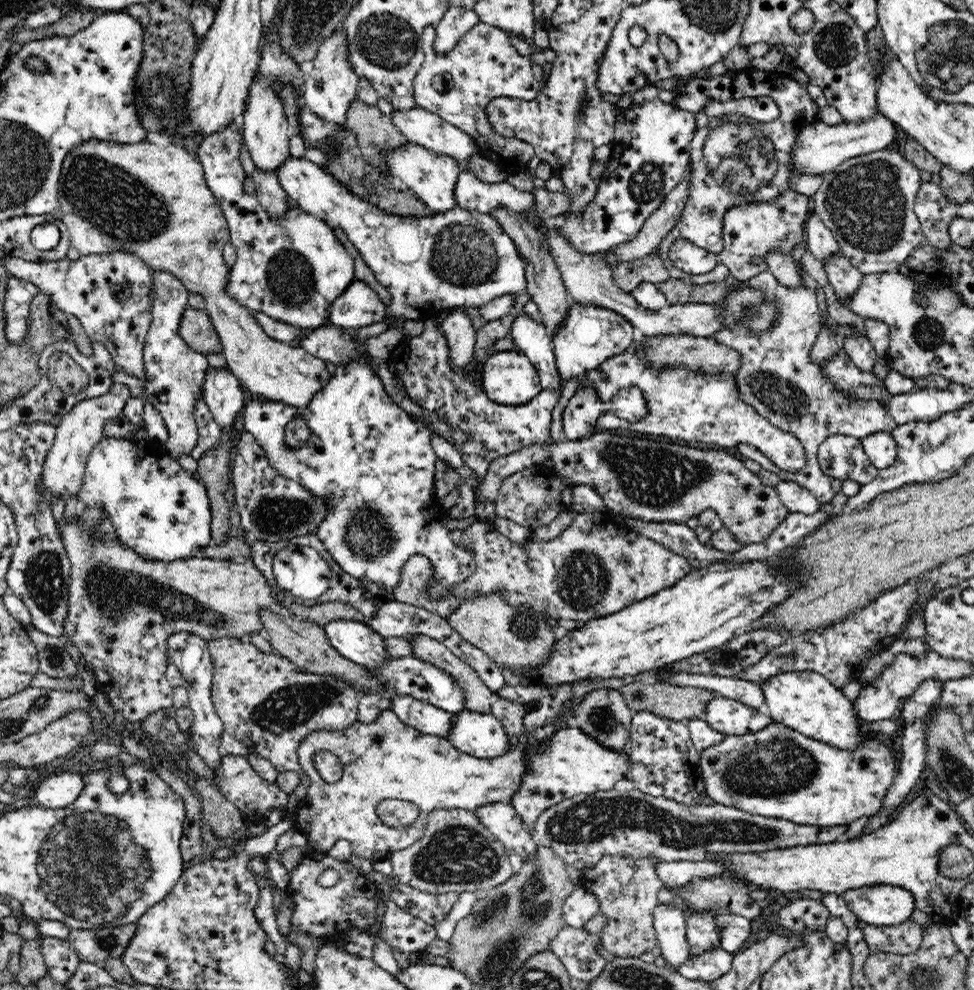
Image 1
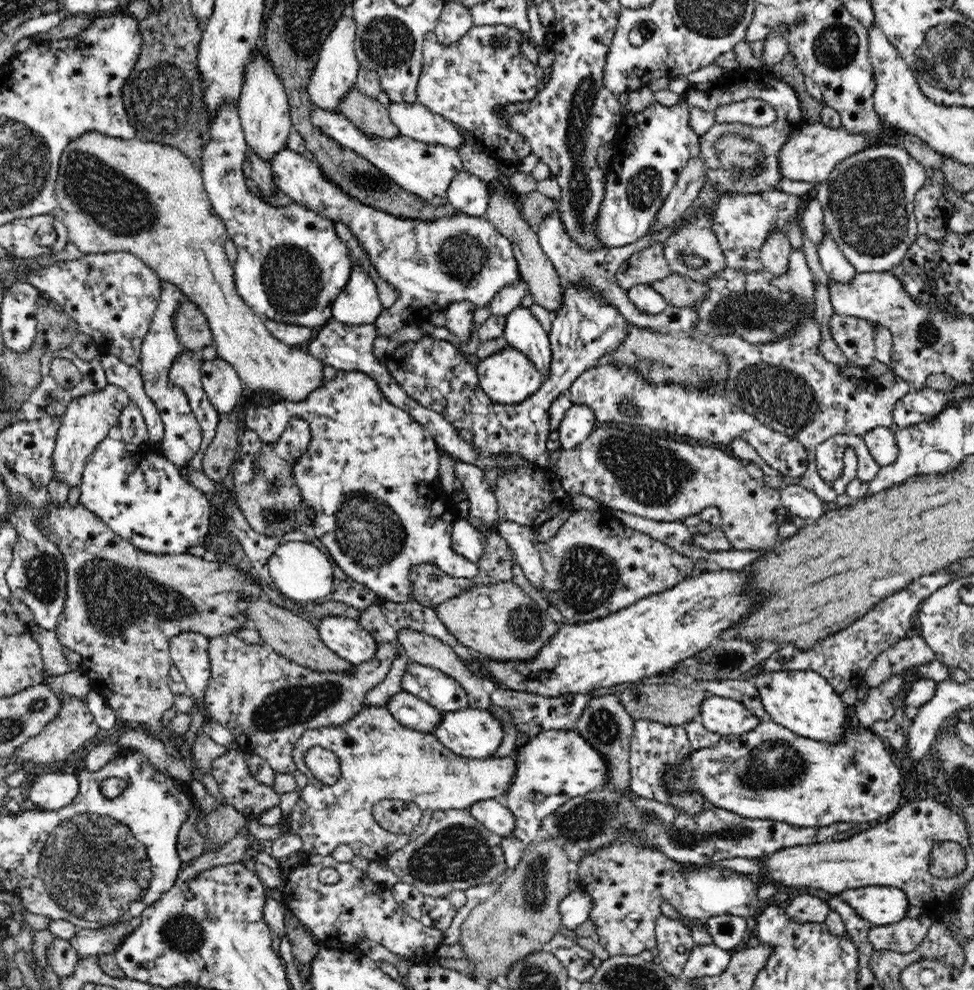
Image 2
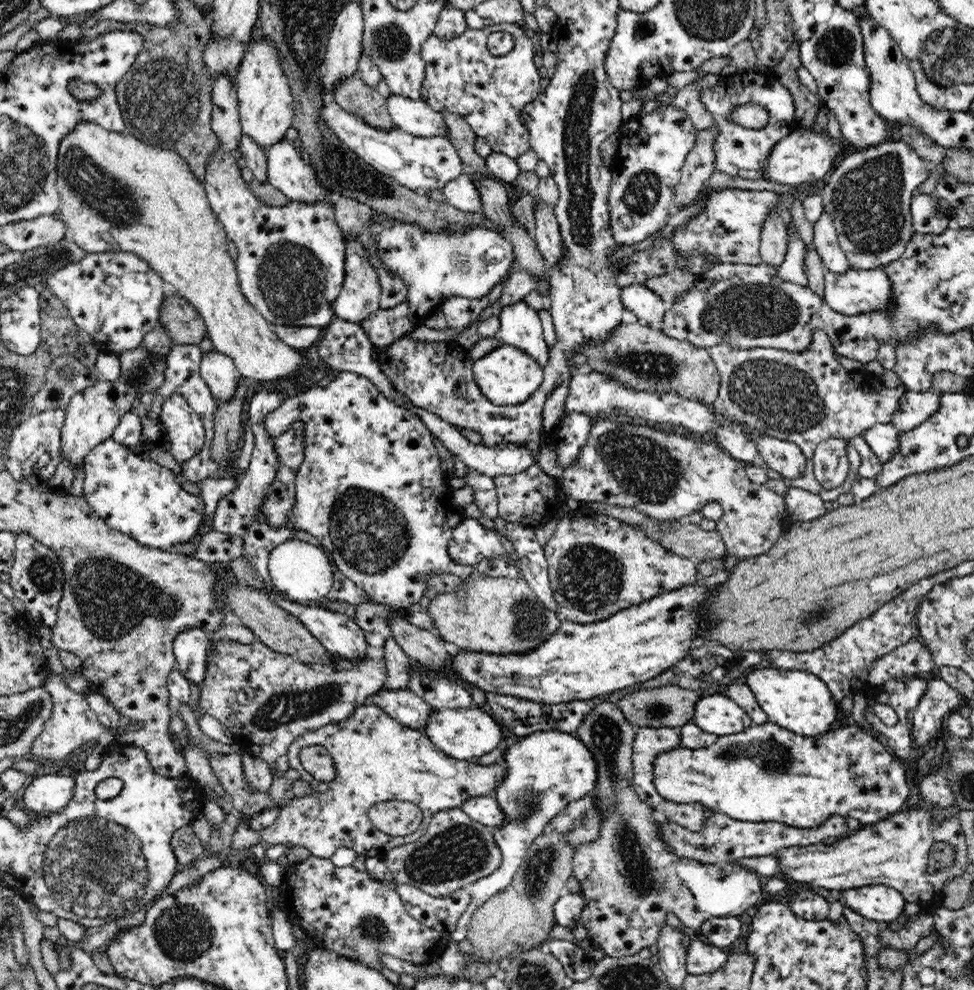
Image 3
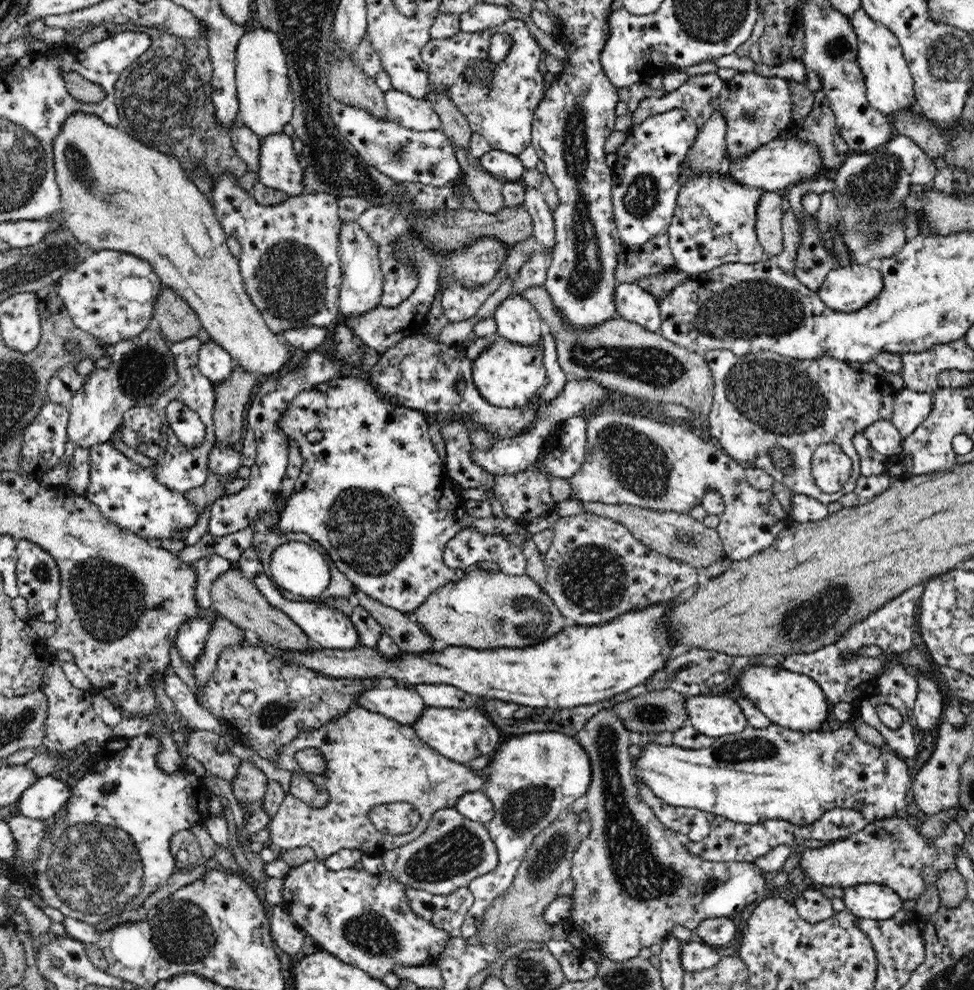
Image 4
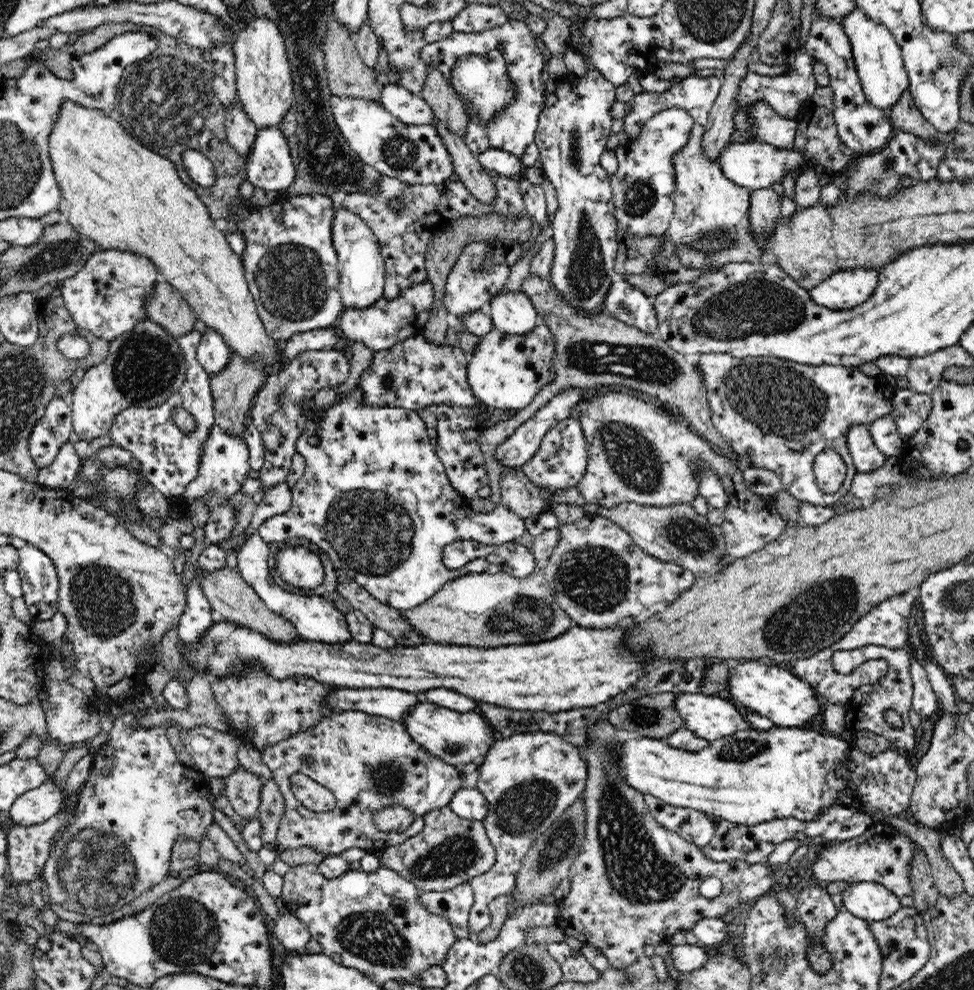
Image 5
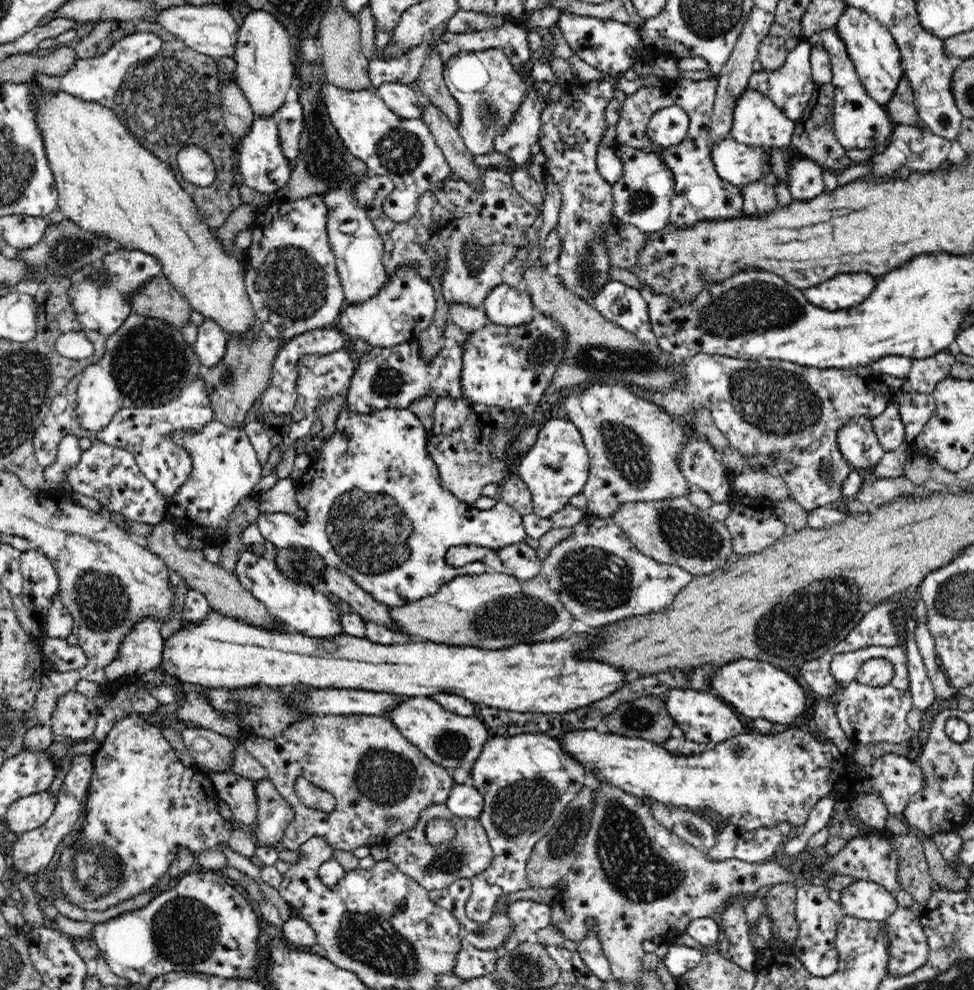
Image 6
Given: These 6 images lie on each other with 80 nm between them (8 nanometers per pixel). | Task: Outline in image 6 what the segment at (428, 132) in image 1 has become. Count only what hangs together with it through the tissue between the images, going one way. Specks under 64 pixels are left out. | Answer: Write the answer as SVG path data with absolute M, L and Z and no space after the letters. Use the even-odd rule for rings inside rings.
M384 82L376 85L376 92L388 108L403 120L422 120L424 106L420 92L409 84Z

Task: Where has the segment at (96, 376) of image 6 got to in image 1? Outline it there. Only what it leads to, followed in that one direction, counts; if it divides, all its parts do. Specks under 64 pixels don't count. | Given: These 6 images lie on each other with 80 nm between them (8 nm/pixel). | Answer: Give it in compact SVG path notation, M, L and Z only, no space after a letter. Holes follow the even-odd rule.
M115 382L106 394L77 402L62 418L59 425L55 427L53 445L46 454L42 476L38 482L38 489L44 493L44 497L48 497L48 502L51 502L52 496L63 495L67 500L70 496L79 493L85 481L85 466L91 450L105 437L102 430L104 424L122 415L125 402L130 397L128 386Z

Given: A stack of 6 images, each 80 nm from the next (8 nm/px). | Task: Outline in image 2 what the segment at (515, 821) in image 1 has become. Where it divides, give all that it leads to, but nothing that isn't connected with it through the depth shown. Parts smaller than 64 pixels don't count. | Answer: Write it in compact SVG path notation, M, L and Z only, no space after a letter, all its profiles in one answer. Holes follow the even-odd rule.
M495 799L481 800L468 809L470 815L499 837L511 835L515 818Z

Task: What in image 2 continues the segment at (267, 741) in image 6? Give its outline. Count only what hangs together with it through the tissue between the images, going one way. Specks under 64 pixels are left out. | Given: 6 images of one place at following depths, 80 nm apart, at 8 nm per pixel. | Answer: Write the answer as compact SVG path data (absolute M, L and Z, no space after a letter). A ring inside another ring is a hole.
M361 707L361 711L342 726L321 727L320 729L306 730L297 739L291 756L300 772L307 776L307 785L299 794L299 800L291 814L285 818L285 825L276 823L264 826L257 820L249 820L245 830L258 840L274 842L284 834L296 834L302 839L304 852L330 856L336 846L348 845L356 856L364 856L370 861L381 861L404 849L415 838L422 836L427 830L432 814L438 810L463 810L474 806L481 800L494 799L505 794L516 772L515 755L504 758L489 757L475 759L458 756L448 750L432 733L421 733L410 727L402 726L393 714L384 707ZM313 746L321 746L331 750L340 763L340 778L330 785L319 782L304 762L304 753ZM384 799L400 799L414 802L423 813L421 823L410 835L392 835L384 830L372 816L373 807Z

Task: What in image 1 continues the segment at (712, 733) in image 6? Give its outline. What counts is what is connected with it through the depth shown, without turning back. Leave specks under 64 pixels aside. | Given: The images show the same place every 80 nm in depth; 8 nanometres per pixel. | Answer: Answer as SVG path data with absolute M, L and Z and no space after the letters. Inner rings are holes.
M723 696L708 701L703 717L714 730L724 735L752 734L773 723L771 715L766 716L746 703Z

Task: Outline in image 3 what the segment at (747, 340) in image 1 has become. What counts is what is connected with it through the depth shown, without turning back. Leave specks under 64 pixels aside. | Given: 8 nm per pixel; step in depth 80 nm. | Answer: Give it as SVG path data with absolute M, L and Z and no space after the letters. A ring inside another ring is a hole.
M792 224L787 228L788 242L786 254L782 264L779 264L777 271L782 281L807 286L807 274L805 269L805 250L806 245L802 241L800 234ZM820 329L815 331L812 344L804 352L777 348L740 350L729 344L716 344L709 349L720 375L719 395L713 402L713 411L715 416L723 416L725 420L715 430L718 446L744 464L765 469L768 478L783 480L787 488L796 487L812 492L826 502L836 501L840 494L850 492L851 484L860 476L858 464L854 464L844 486L826 490L816 480L813 471L813 454L817 444L830 438L841 438L848 442L848 452L856 454L850 438L861 435L874 425L892 422L894 412L900 408L908 391L903 383L887 388L880 375L846 370L834 354L830 339ZM744 426L766 436L797 444L807 460L802 476L786 478L772 470Z

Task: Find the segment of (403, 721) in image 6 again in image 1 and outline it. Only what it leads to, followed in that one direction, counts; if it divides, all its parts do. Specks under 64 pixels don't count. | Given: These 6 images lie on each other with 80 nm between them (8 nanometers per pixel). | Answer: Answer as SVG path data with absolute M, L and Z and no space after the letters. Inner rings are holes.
M462 709L455 713L445 738L458 750L476 758L496 758L509 750L504 725L491 712Z

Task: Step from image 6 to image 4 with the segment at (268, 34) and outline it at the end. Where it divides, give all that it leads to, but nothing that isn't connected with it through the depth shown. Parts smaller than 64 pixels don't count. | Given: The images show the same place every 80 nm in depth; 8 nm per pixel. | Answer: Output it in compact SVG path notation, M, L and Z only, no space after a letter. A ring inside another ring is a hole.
M260 25L246 31L238 41L235 51L237 97L241 122L258 137L282 133L286 124L291 124L294 96L280 36Z

